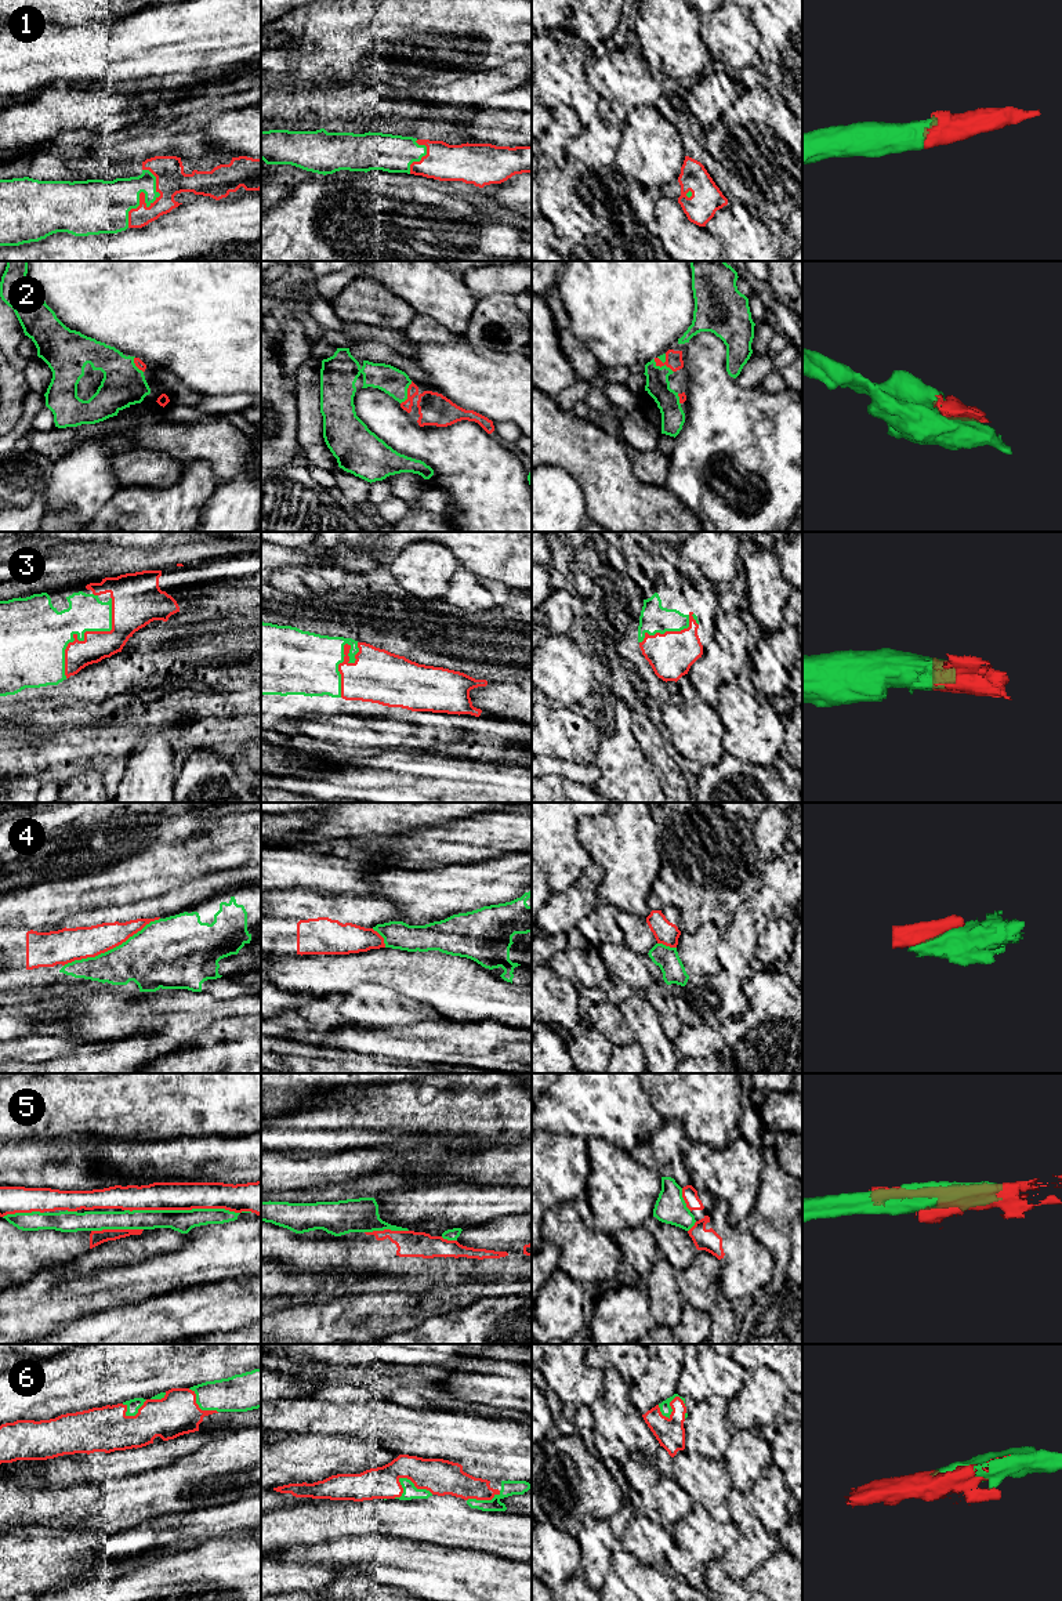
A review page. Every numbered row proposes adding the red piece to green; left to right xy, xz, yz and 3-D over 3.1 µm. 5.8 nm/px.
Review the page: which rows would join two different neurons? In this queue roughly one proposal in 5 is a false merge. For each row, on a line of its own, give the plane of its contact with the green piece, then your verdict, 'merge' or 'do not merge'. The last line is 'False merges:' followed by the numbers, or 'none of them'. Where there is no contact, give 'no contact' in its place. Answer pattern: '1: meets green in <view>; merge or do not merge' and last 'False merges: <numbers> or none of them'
1: meets green in xy; merge
2: meets green in yz; merge
3: meets green in xy; merge
4: meets green in xy; do not merge
5: meets green in xy; merge
6: meets green in xz; merge
False merges: 4

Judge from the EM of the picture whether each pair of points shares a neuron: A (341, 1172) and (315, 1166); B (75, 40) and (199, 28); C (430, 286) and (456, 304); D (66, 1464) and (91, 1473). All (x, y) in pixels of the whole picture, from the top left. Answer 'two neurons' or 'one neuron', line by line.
A: one neuron
B: one neuron
C: one neuron
D: one neuron

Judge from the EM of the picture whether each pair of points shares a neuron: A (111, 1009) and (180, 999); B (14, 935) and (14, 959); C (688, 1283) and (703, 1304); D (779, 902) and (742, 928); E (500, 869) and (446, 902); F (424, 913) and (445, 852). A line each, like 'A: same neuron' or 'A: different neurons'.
A: same neuron
B: same neuron
C: same neuron
D: same neuron
E: same neuron
F: different neurons

